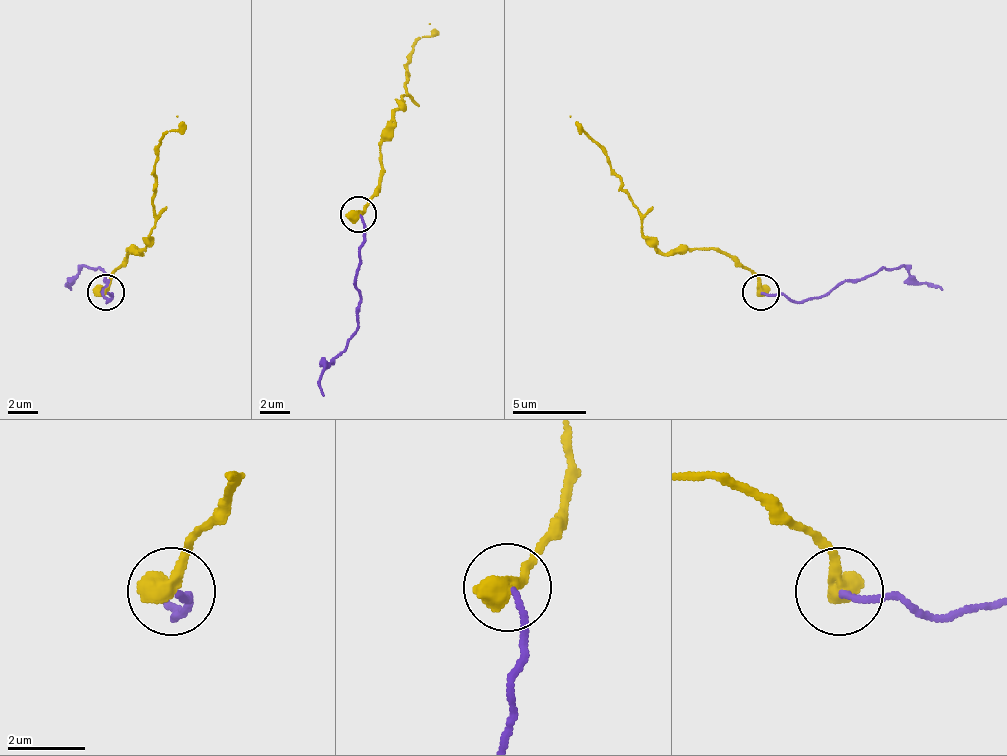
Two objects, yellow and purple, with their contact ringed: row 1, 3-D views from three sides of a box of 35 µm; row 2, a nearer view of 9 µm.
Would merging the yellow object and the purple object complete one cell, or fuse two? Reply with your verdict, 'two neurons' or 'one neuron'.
one neuron

